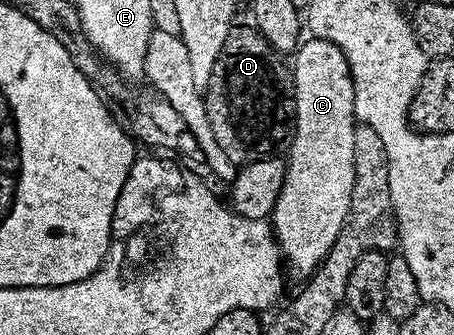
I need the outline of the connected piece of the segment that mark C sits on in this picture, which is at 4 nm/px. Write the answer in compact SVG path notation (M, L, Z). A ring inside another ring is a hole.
M306 38L292 59L297 122L288 144L285 180L275 201L271 226L284 262L288 266L290 263L301 277L308 277L337 244L351 205L351 185L355 181L355 89L348 57L331 41Z

